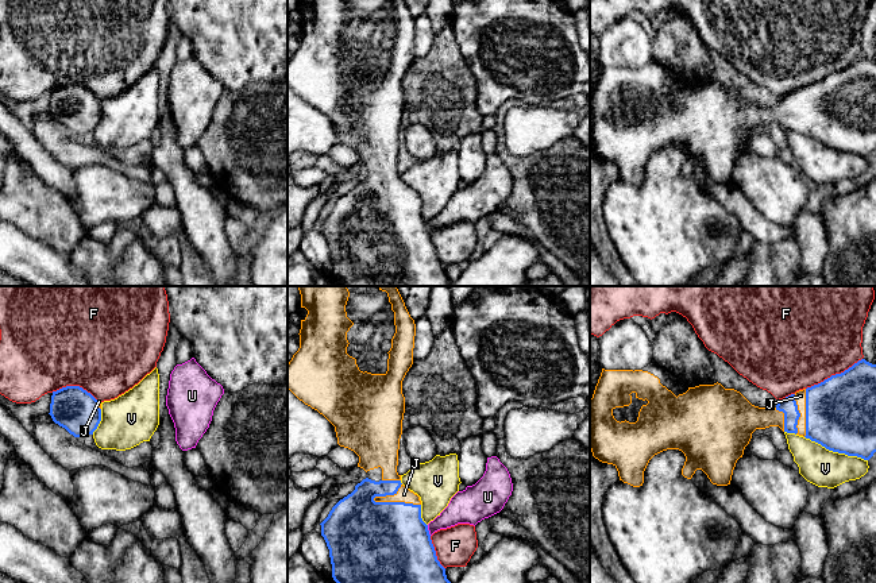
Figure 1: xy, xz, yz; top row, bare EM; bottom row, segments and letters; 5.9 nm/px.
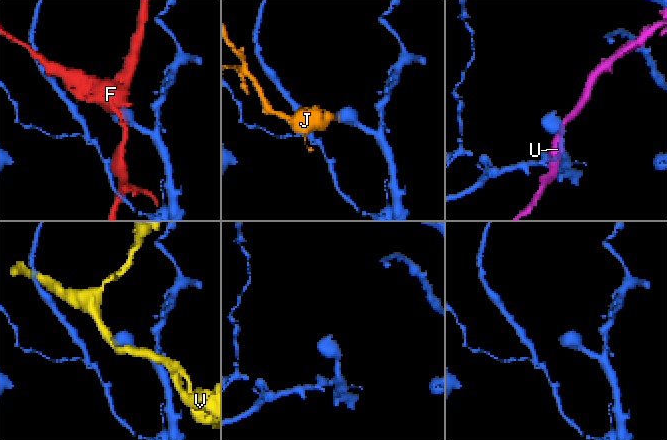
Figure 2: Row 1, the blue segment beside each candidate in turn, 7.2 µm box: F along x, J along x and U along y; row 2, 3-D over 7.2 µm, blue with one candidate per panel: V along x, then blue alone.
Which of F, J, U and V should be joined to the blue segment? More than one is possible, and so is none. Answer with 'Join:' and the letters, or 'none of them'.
Join: J

